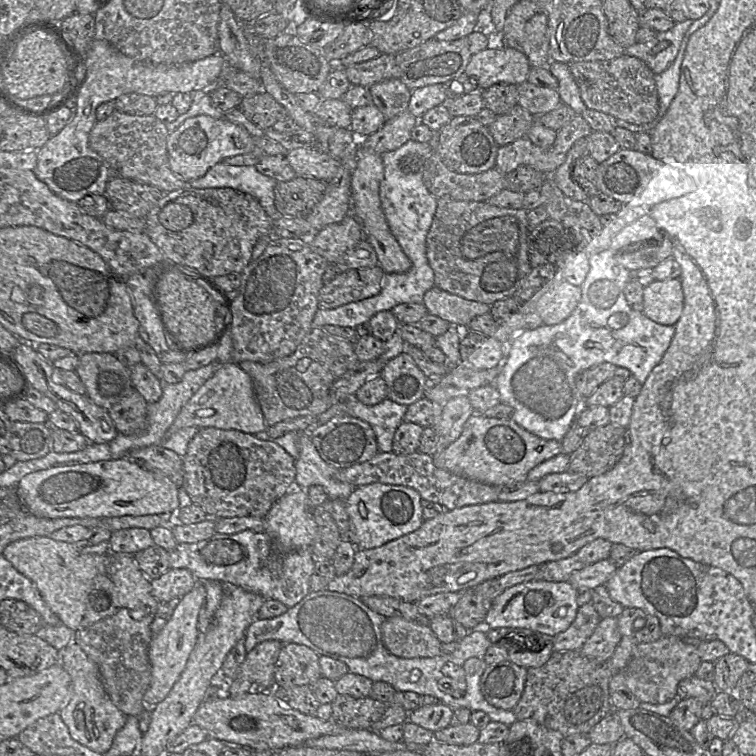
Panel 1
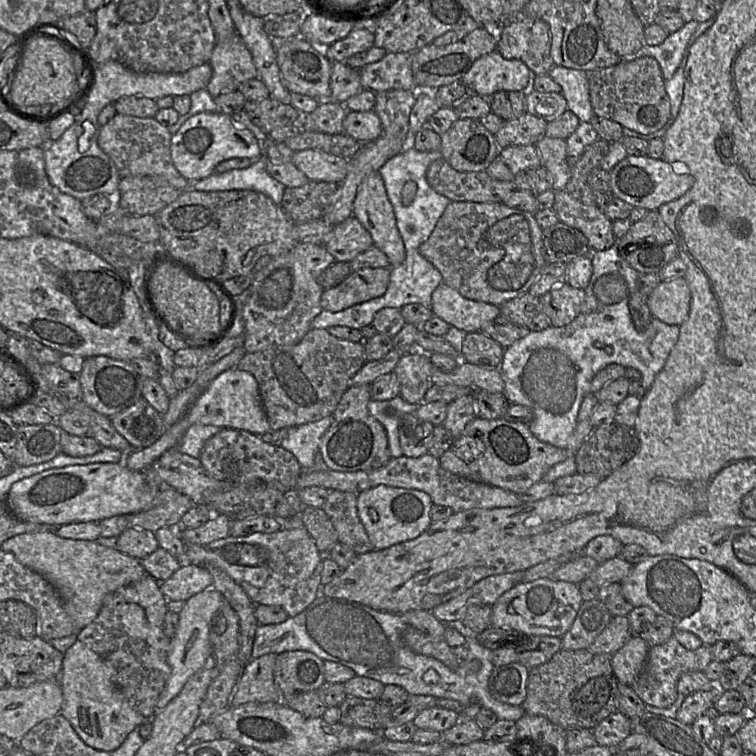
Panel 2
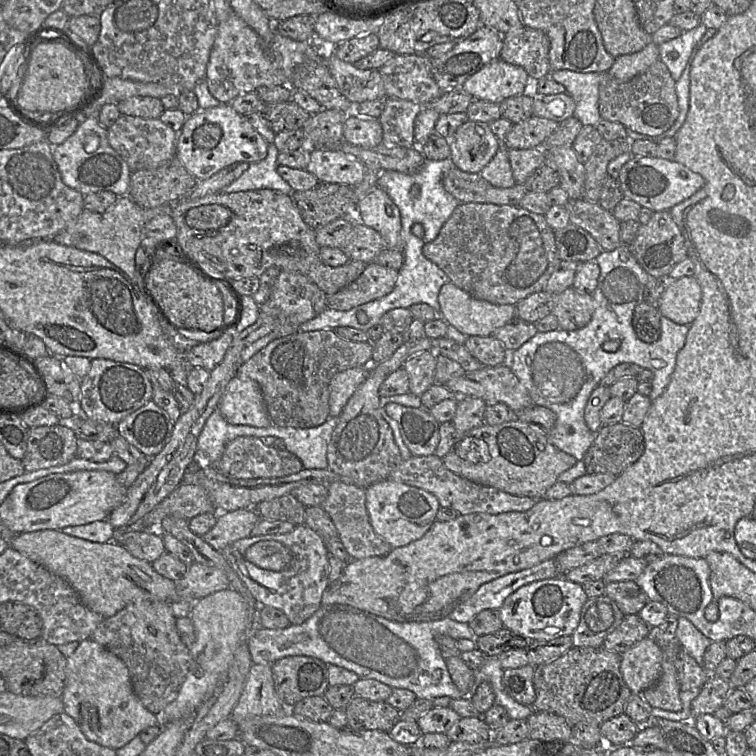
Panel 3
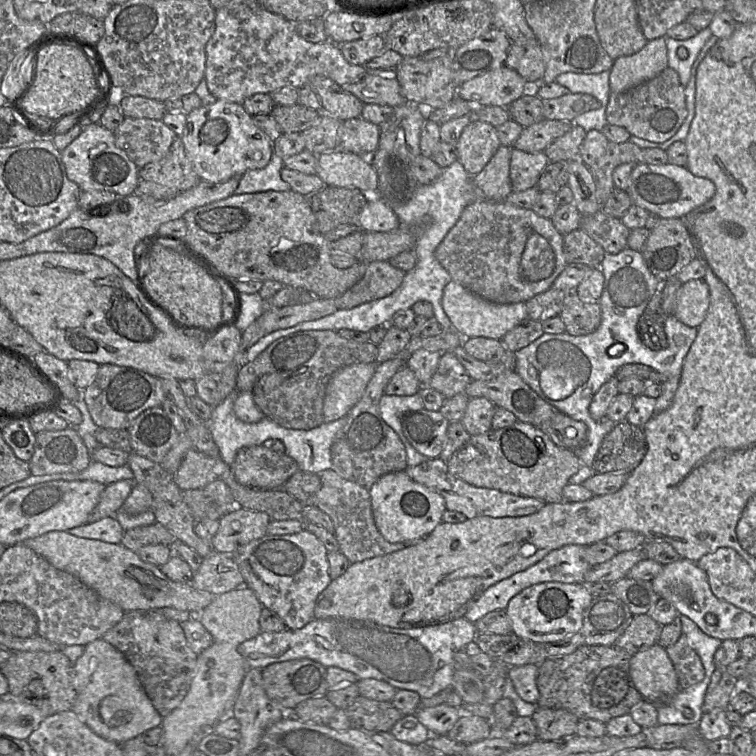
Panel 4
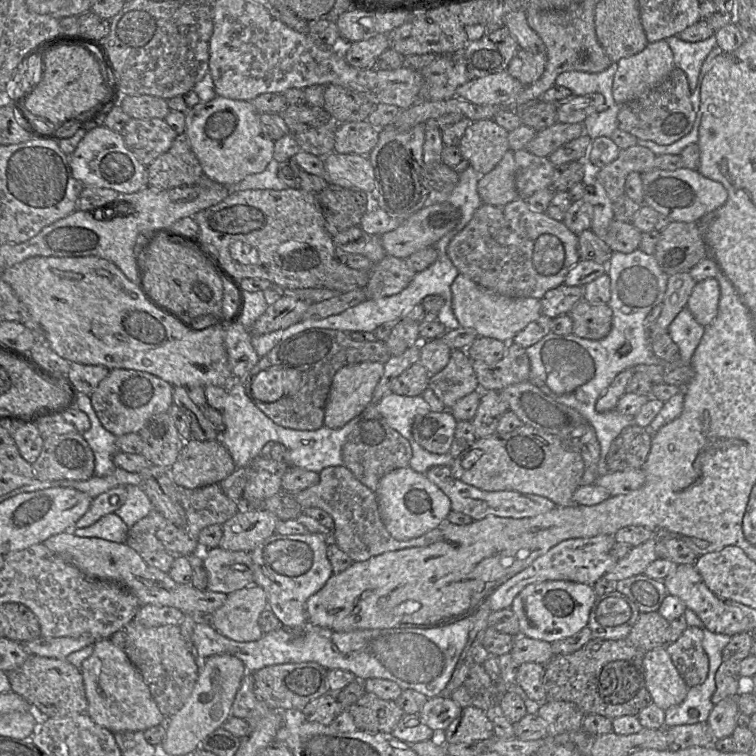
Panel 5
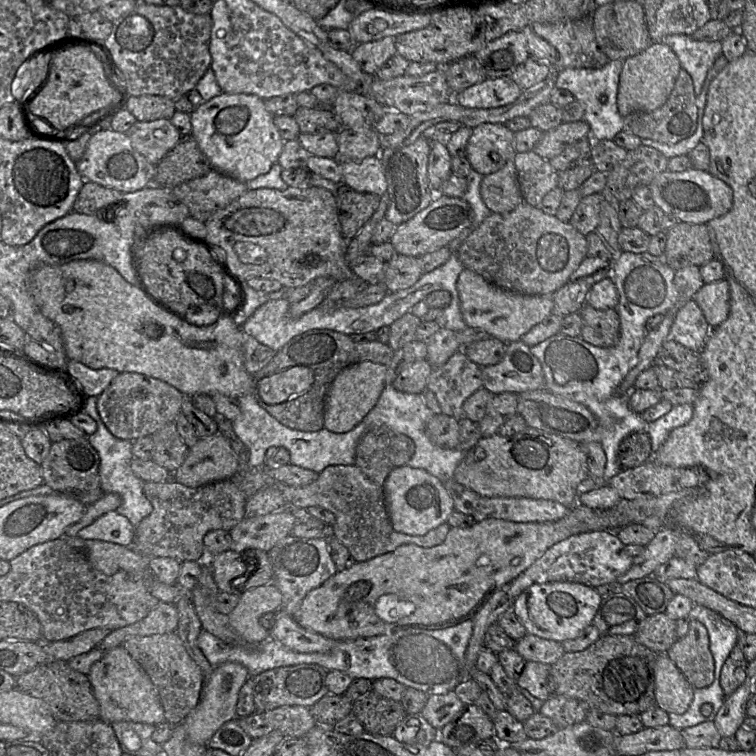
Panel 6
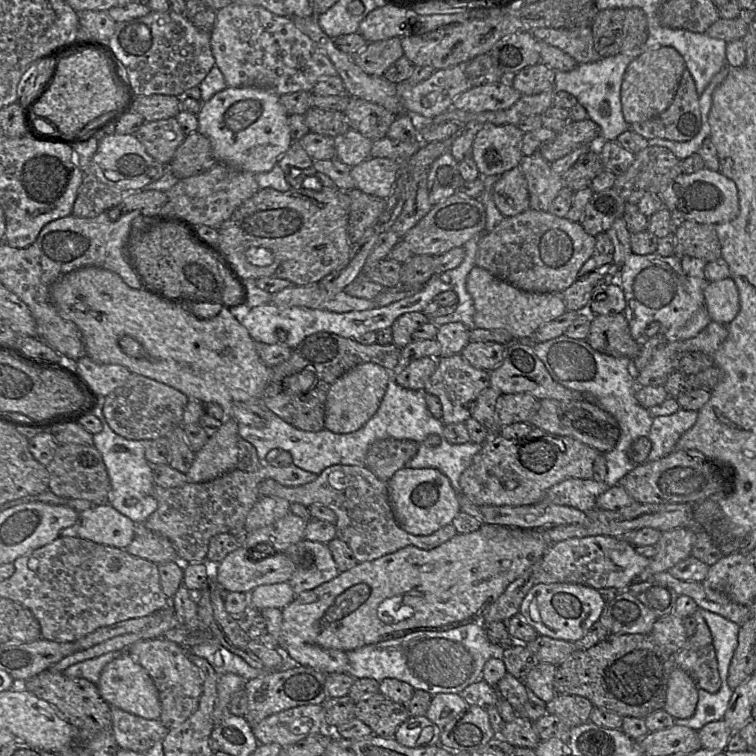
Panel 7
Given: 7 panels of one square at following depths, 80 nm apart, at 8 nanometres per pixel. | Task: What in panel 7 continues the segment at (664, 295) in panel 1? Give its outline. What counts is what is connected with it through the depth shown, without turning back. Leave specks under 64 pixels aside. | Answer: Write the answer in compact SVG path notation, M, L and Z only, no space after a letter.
M731 278L705 283L703 295L711 321L728 325L737 316L740 309L739 292Z

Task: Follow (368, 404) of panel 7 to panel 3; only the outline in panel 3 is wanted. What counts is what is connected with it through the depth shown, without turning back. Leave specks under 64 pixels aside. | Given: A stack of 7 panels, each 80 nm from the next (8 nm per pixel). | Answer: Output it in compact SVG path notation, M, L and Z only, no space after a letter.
M369 367L351 368L337 373L330 381L330 417L339 417L356 389L369 375Z

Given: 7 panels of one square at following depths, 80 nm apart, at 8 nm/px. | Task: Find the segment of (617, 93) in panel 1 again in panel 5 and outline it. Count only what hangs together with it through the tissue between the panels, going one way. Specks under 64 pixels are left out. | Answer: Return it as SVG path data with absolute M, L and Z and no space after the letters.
M675 67L645 96L620 105L618 128L638 139L650 140L659 145L672 144L687 135L693 127L695 112L691 93L686 74Z

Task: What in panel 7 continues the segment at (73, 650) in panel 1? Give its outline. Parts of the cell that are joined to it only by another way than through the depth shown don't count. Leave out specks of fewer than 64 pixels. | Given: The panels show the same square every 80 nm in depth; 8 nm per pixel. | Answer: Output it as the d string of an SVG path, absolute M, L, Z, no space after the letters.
M128 653L121 654L102 670L97 688L110 705L149 720L159 720L161 703L158 690L147 671L136 663Z

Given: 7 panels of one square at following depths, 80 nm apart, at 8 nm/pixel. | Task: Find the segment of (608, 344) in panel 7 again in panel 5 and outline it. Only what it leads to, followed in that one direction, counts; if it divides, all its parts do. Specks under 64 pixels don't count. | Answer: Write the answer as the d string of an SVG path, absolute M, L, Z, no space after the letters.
M582 299L568 314L573 322L572 334L580 338L600 340L612 328L613 312L608 304L592 304Z

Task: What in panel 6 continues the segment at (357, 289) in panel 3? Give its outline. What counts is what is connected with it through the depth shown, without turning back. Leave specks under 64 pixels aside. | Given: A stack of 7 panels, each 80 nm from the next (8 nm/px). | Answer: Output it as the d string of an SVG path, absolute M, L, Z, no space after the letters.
M395 255L385 263L384 285L389 293L412 287L423 275L419 257Z

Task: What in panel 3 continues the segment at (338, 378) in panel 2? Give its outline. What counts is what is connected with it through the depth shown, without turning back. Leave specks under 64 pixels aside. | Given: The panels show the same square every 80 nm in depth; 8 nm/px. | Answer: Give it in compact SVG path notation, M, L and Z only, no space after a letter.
M322 329L316 331L298 331L291 335L281 337L270 342L266 347L261 349L259 352L253 355L249 360L244 362L238 369L236 376L238 376L240 379L254 380L259 384L266 404L270 421L273 425L279 427L312 428L312 427L320 426L330 417L329 386L330 386L331 379L337 373L351 368L370 367L370 365L372 364L372 353L373 353L373 344L371 342L348 341L339 337L334 332L334 330L331 329Z

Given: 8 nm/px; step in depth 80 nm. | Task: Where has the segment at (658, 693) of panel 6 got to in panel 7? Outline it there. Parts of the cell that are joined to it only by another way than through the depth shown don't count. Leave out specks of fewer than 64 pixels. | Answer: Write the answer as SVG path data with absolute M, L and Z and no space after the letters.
M675 666L668 679L664 710L674 719L690 718L697 707L698 689L688 673Z

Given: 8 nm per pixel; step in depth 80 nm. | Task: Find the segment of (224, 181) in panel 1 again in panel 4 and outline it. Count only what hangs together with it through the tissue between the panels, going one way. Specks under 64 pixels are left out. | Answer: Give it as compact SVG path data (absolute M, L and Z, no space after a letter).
M272 151L268 165L262 169L246 171L233 194L291 190L290 185L281 178L280 173L283 166L283 159Z

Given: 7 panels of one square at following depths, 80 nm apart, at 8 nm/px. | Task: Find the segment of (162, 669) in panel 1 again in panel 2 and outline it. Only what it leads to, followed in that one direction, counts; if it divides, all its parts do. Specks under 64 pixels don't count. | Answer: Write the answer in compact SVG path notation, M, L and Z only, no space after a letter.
M214 588L203 590L185 601L179 615L178 625L171 637L168 652L170 676L161 692L157 710L164 708L183 688L188 679L205 666L213 652L212 626L215 614L220 610L225 598Z

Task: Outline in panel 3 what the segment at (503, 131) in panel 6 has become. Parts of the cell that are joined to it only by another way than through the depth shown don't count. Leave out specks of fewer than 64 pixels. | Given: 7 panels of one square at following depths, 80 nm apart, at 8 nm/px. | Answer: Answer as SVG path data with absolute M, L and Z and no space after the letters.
M472 120L459 126L451 137L445 139L456 168L468 173L480 173L501 145L488 123Z

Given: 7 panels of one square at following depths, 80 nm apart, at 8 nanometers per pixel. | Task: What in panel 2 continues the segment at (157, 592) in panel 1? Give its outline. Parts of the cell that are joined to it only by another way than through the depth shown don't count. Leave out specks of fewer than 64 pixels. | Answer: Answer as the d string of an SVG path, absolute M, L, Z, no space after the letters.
M184 564L171 577L159 581L168 601L186 601L193 595L213 586L211 573L202 565Z

